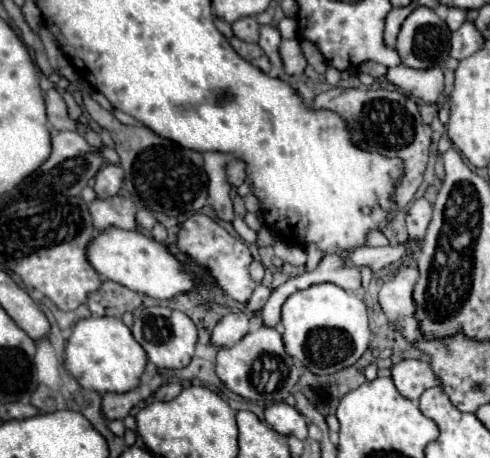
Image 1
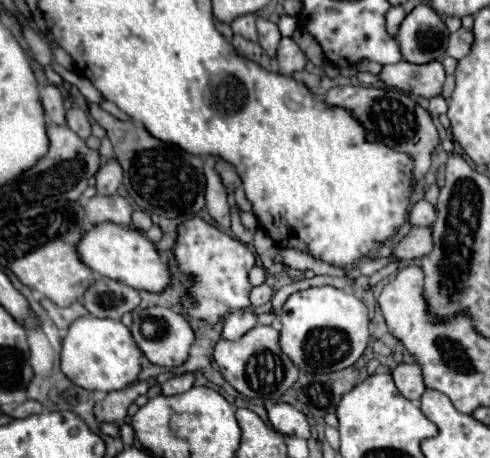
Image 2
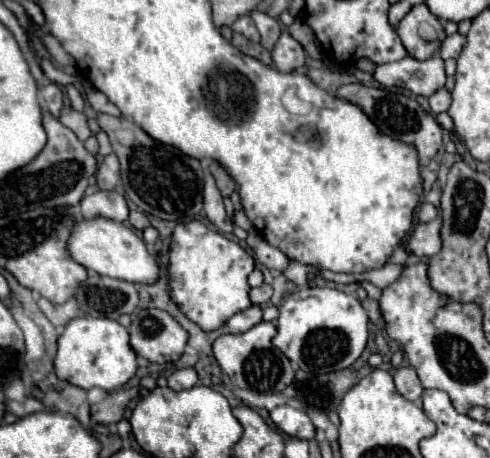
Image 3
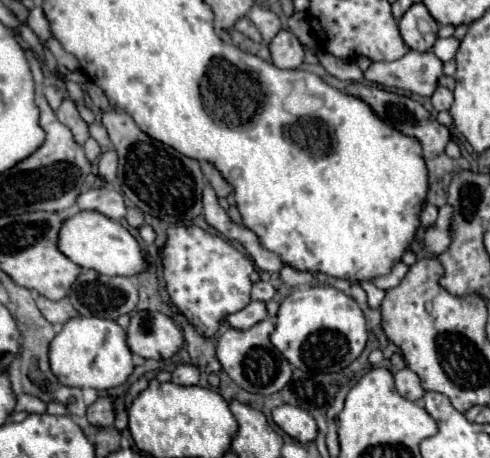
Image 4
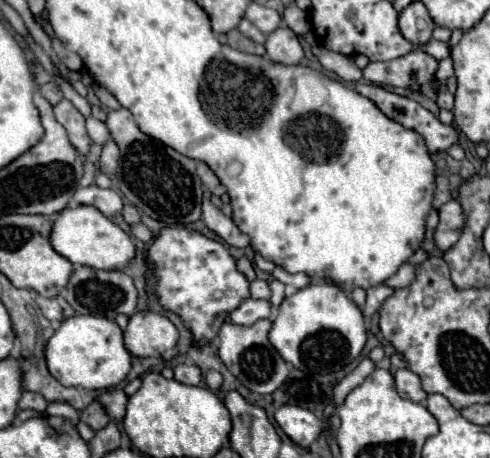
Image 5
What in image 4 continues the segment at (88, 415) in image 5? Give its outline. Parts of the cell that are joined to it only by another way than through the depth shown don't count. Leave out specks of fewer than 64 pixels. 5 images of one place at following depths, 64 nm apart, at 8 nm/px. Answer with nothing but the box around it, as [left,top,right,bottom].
[86,396,114,426]

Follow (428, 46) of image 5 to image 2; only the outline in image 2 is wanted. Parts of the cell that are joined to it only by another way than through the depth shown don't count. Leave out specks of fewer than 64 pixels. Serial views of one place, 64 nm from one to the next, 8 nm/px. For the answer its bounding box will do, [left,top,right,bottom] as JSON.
[446,28,472,60]

